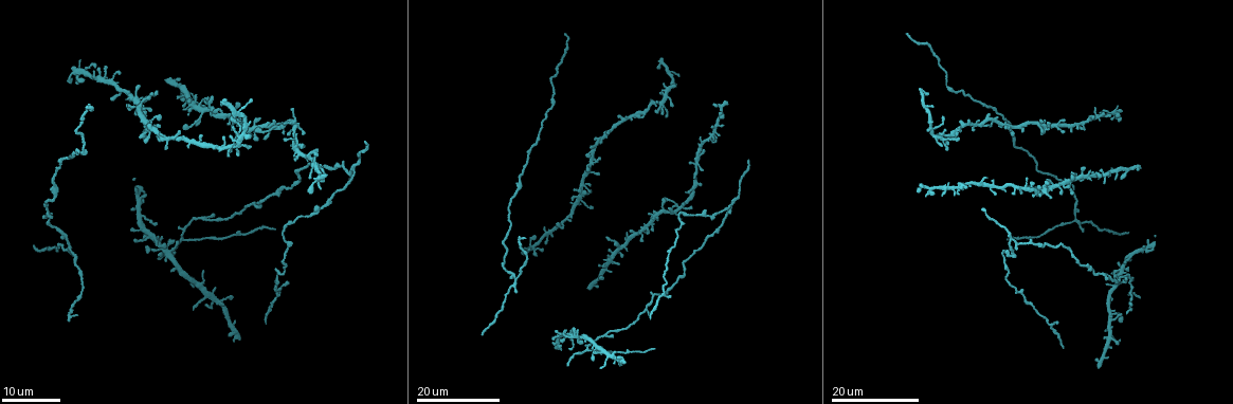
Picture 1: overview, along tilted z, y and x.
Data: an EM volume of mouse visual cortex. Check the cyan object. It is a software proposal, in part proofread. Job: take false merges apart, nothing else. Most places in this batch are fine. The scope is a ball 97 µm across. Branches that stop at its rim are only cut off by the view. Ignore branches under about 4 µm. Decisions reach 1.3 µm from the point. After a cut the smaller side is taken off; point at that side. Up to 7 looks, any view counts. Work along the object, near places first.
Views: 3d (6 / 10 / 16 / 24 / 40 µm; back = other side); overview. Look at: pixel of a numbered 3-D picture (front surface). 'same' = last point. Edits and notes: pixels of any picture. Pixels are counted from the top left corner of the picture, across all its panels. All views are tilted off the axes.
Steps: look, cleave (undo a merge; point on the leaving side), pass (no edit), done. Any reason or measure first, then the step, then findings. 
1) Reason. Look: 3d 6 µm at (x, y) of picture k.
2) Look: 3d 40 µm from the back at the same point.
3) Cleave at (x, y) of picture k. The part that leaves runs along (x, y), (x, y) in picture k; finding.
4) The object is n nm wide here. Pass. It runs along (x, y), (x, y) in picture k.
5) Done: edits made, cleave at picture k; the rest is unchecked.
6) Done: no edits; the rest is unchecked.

A fork. Look: 3d 24 µm at (1013, 237) of picture 1.

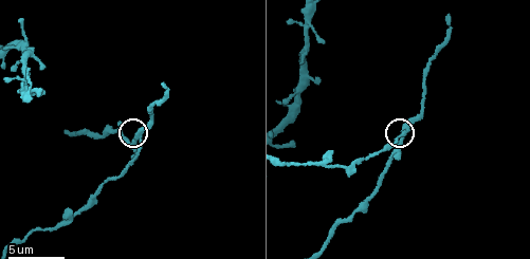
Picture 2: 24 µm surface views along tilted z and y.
Look: 3d 6 µm at (138, 135) of picture 2.

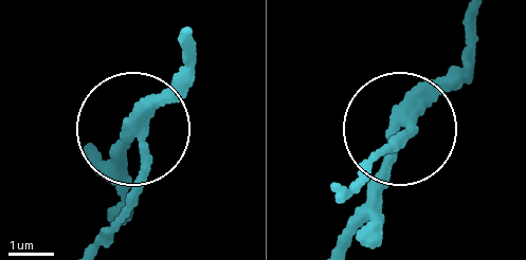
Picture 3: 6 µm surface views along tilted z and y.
Cleave at (146, 179) of picture 3. The part that leaves runs along (149, 123), (137, 192), (104, 244) in picture 3; a second neuron is stuck on.

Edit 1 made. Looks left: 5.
Look: overview.

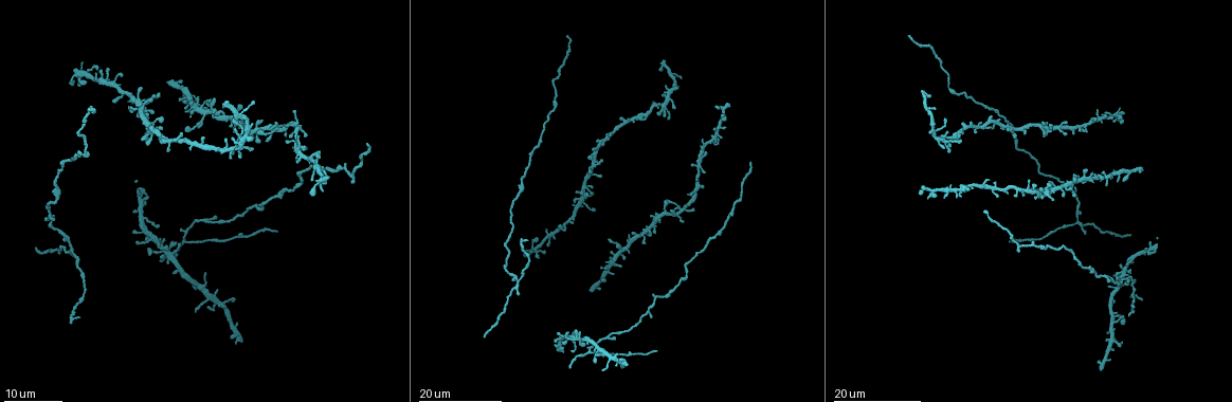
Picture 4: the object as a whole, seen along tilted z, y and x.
Branch point. Look: 3d 16 µm at (73, 249) of picture 4.

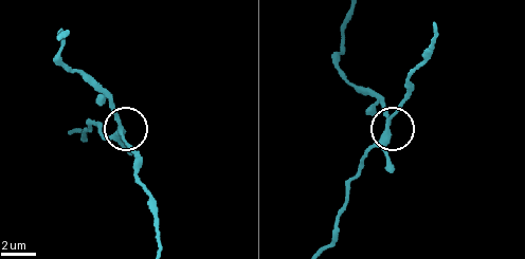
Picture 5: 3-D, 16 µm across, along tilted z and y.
Look: 3d 10 µm at (121, 131) of picture 5.

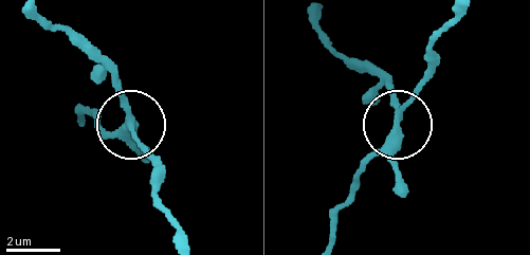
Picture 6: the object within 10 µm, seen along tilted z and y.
The object is 270 nm wide here. Pass. It runs along (34, 8), (98, 56), (116, 86), (128, 124), (98, 129) in picture 6; one neuron here.

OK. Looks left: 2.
A fork. Look: 3d 16 µm at (591, 347) of picture 4.

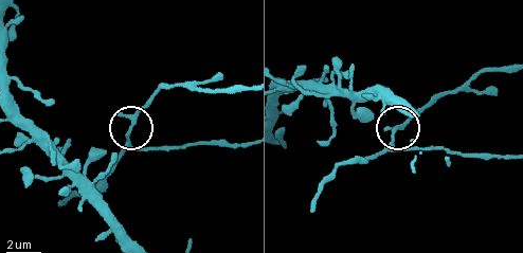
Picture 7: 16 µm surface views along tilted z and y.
Look: 3d 10 µm at (392, 131) of picture 7.

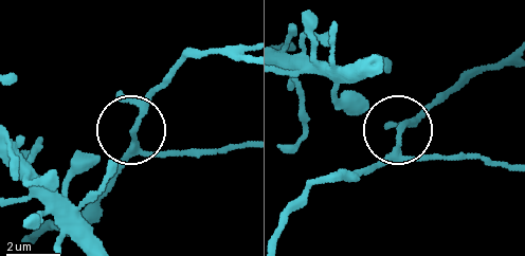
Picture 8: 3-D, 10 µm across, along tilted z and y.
The object is 140 nm wide here. Pass. It runs along (242, 57), (191, 54), (149, 102), (131, 136), (178, 151) in picture 8; continuous, no second neuron.

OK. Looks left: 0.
Done: edits made, cleave at picture 3; the rest is unchecked.

